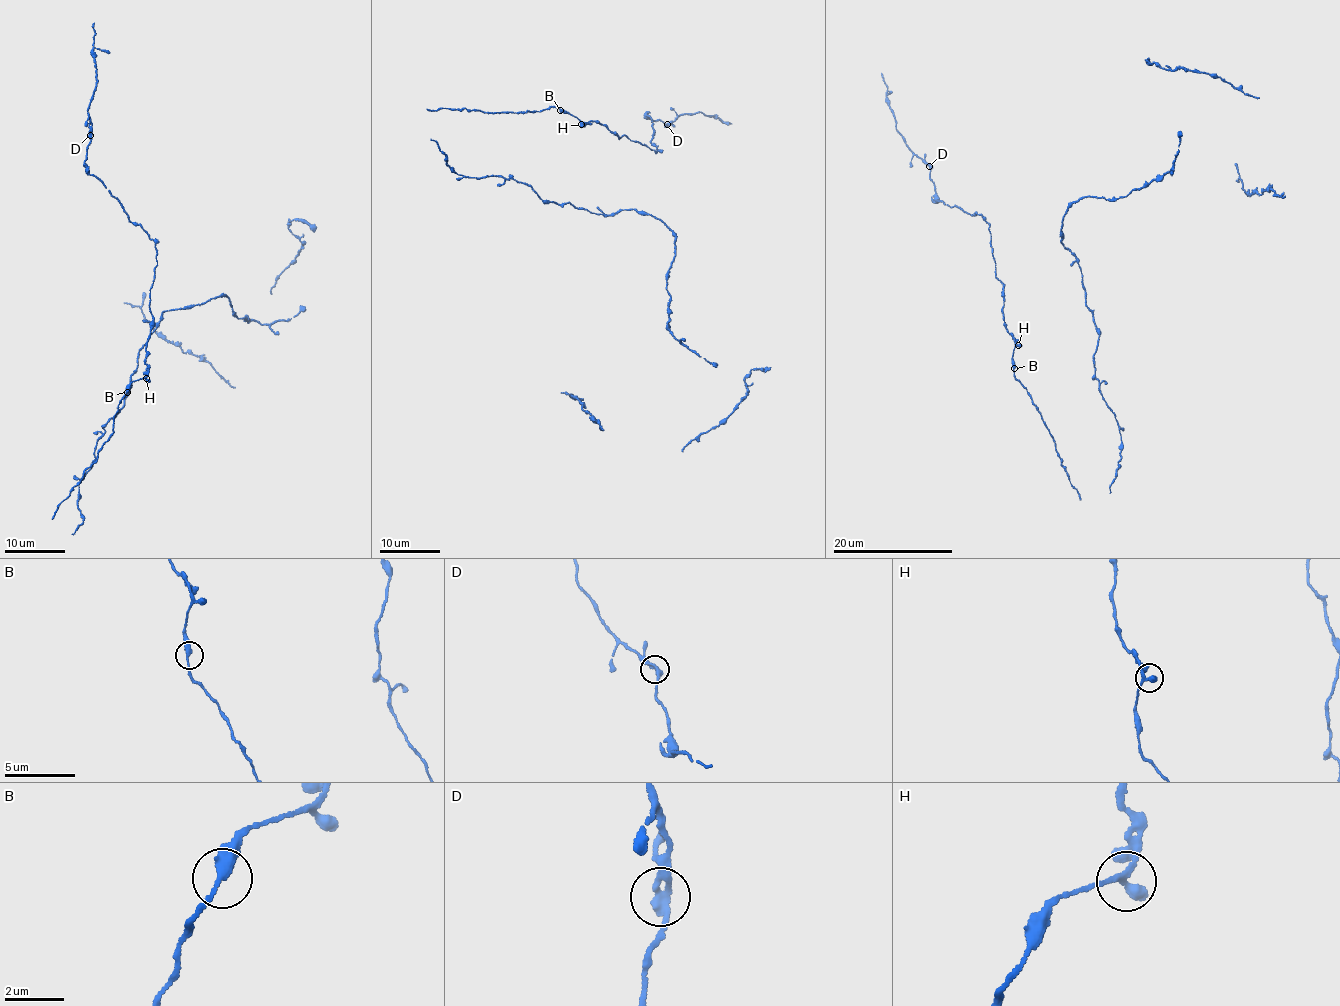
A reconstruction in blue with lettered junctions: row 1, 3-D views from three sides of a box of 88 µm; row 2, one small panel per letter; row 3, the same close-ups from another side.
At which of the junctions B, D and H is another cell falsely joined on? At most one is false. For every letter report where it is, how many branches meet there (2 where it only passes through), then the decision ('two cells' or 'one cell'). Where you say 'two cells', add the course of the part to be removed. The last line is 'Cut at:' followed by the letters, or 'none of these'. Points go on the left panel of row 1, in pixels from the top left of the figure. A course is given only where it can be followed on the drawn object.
B: at (127, 392); 2 branches meet; one cell
D: at (90, 135); 2 branches meet; one cell
H: at (146, 378); 2 branches meet; one cell
Cut at: none of these

